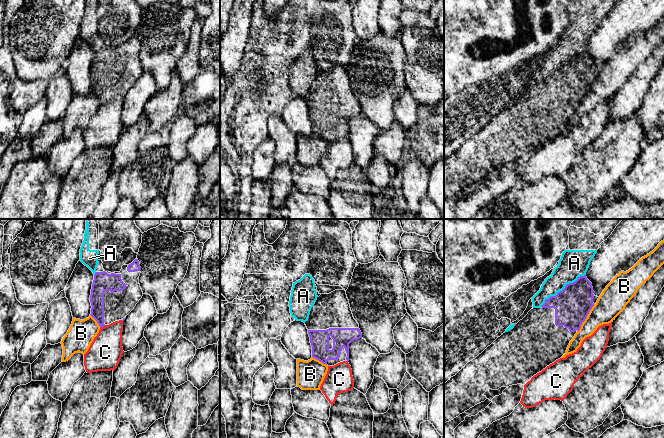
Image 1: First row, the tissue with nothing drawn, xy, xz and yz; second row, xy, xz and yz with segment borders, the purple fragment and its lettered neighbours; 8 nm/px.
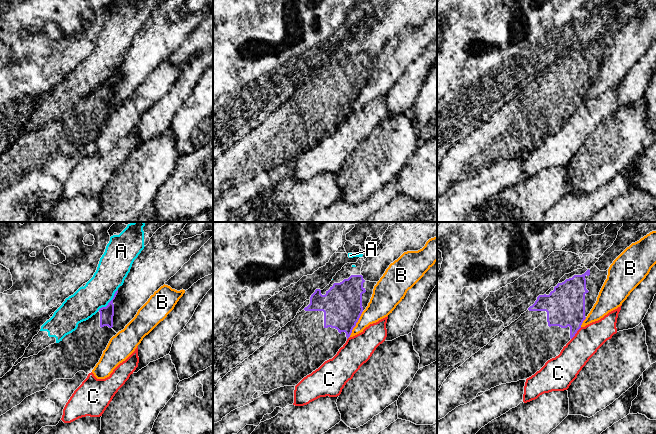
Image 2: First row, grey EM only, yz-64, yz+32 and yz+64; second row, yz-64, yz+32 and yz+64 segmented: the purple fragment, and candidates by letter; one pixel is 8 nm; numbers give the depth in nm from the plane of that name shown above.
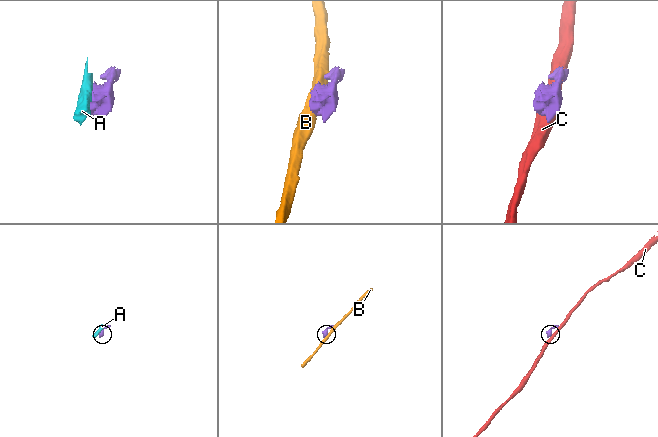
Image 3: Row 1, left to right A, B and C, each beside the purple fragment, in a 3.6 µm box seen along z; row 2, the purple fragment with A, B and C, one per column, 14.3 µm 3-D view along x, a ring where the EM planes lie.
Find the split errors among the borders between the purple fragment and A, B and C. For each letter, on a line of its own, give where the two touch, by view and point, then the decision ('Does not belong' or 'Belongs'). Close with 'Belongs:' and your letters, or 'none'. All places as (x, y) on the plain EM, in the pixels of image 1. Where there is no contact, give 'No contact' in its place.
A: Touches purple at yz (563, 65). Does not belong
B: Touches purple at yz (586, 93). Does not belong
C: Touches purple at xy (102, 102). Does not belong
Belongs: none

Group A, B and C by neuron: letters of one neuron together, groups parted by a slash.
A / B / C

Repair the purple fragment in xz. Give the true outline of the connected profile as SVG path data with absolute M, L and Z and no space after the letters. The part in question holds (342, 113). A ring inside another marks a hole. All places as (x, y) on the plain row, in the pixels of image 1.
M345 66L321 70L305 98L312 133L328 142L349 137L349 120L362 114Z

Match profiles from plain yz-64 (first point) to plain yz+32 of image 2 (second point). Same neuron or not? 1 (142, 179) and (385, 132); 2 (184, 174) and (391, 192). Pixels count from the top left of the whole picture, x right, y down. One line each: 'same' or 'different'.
1: same
2: different

